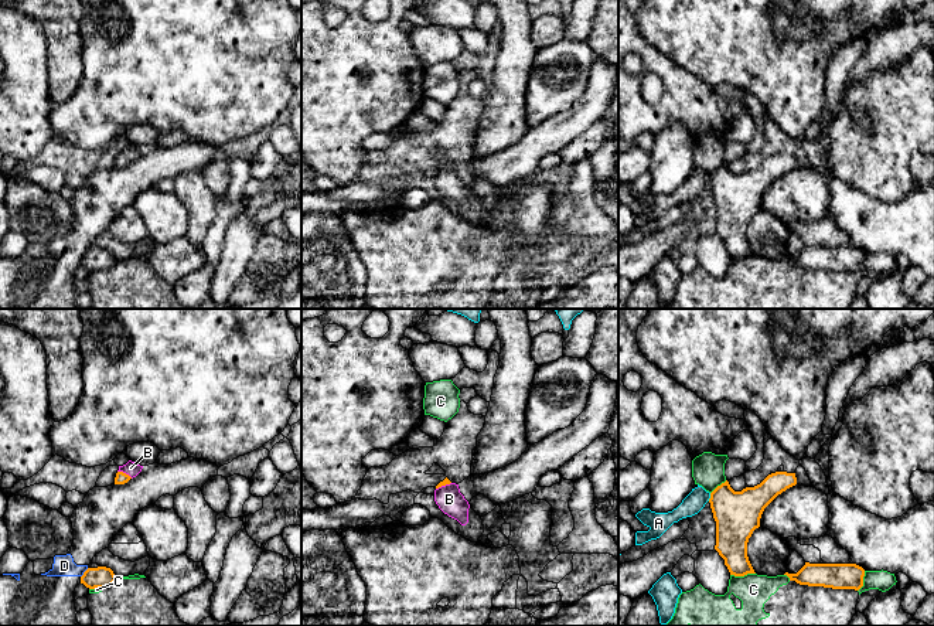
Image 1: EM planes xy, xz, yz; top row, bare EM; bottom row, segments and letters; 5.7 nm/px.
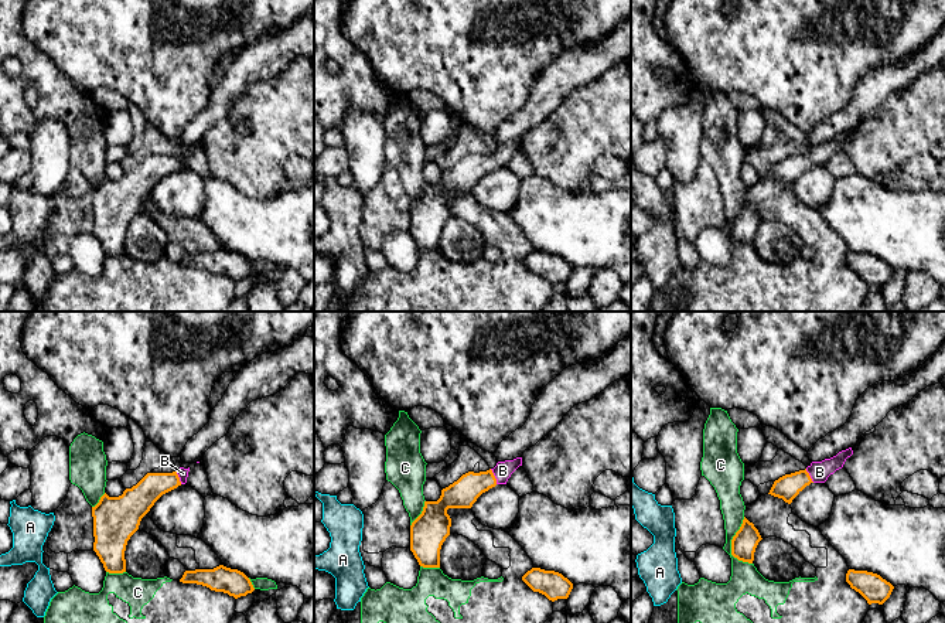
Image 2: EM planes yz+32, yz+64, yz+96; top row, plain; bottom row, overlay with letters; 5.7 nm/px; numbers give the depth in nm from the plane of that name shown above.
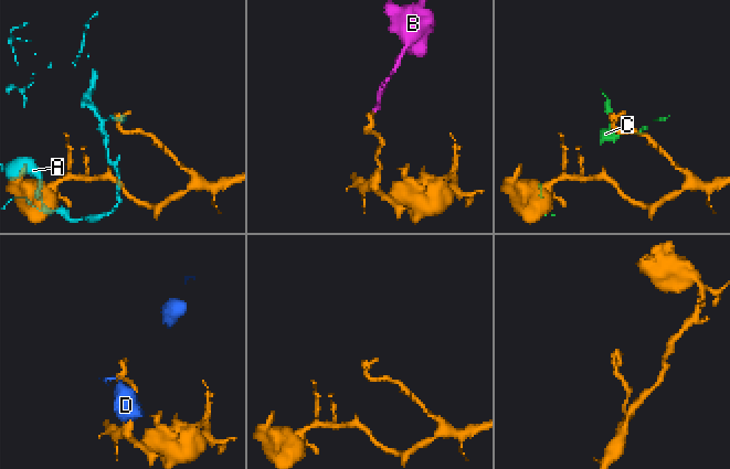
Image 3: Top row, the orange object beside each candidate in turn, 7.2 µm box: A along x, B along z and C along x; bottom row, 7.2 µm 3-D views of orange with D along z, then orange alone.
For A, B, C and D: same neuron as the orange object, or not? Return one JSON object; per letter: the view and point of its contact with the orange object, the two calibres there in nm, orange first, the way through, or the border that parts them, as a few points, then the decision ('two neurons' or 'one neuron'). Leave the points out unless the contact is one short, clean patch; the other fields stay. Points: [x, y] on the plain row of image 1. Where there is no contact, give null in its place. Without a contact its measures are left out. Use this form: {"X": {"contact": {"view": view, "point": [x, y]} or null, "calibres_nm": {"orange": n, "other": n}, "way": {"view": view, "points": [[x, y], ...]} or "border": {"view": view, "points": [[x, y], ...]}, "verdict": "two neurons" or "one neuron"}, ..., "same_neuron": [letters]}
{"A": {"contact": {"view": "yz", "point": [711, 180]}, "calibres_nm": {"orange": 260, "other": 110}, "border": {"view": "yz", "points": [[711, 176], [708, 183]]}, "verdict": "two neurons"}, "B": {"contact": {"view": "xy", "point": [125, 156]}, "calibres_nm": {"orange": 70, "other": 80}, "way": {"view": "xy", "points": [[120, 160], [125, 156], [130, 150]]}, "verdict": "one neuron"}, "C": {"contact": {"view": "yz", "point": [742, 258]}, "calibres_nm": {"orange": 190, "other": 200}, "verdict": "two neurons"}, "D": {"contact": {"view": "xy", "point": [84, 255]}, "calibres_nm": {"orange": 120, "other": 120}, "border": {"view": "xy", "points": [[88, 251], [81, 259]]}, "verdict": "two neurons"}, "same_neuron": ["B"]}

